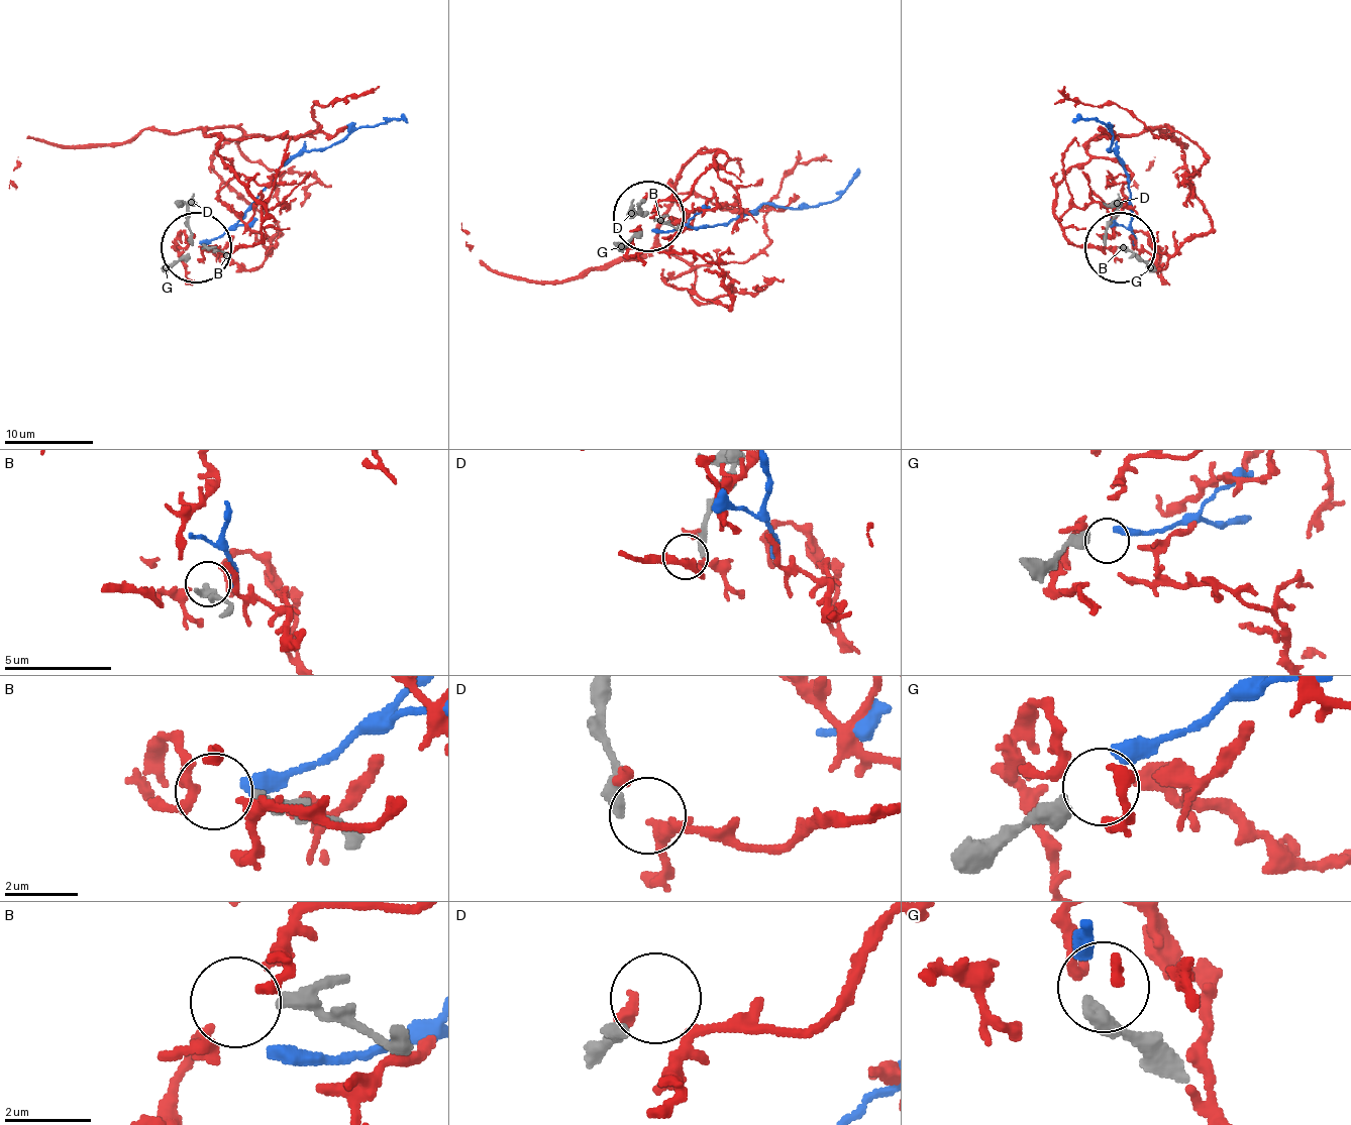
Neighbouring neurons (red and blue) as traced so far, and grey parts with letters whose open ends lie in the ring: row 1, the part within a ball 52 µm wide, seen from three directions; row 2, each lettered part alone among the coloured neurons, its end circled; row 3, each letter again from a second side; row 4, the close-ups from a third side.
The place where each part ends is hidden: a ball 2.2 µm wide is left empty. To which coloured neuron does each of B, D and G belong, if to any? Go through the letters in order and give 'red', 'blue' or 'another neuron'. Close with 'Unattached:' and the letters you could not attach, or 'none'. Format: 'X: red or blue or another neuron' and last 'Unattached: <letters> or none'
B: red
D: another neuron
G: blue
Unattached: D

